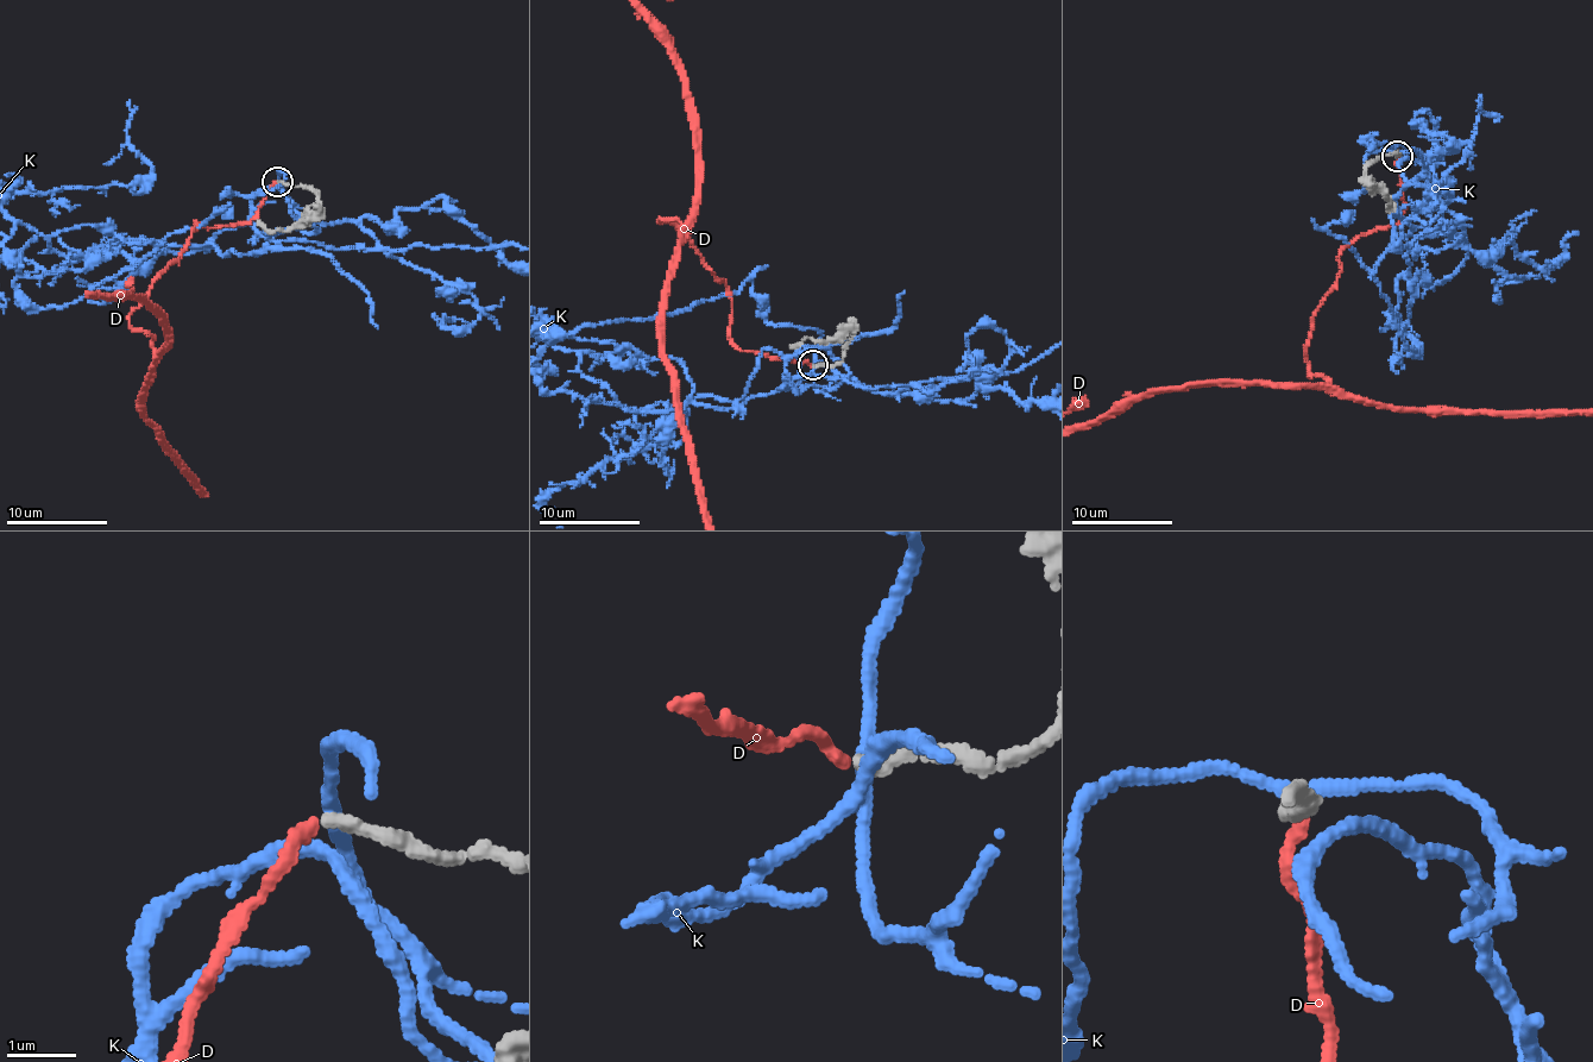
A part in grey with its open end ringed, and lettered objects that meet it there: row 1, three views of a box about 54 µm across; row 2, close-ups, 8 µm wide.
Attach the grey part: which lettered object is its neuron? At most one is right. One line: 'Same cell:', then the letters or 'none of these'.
Same cell: D

